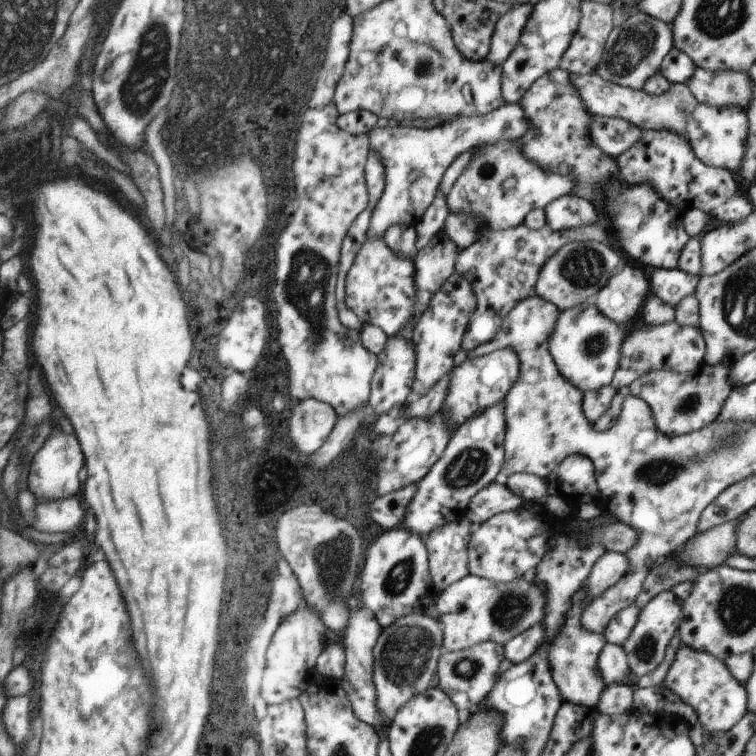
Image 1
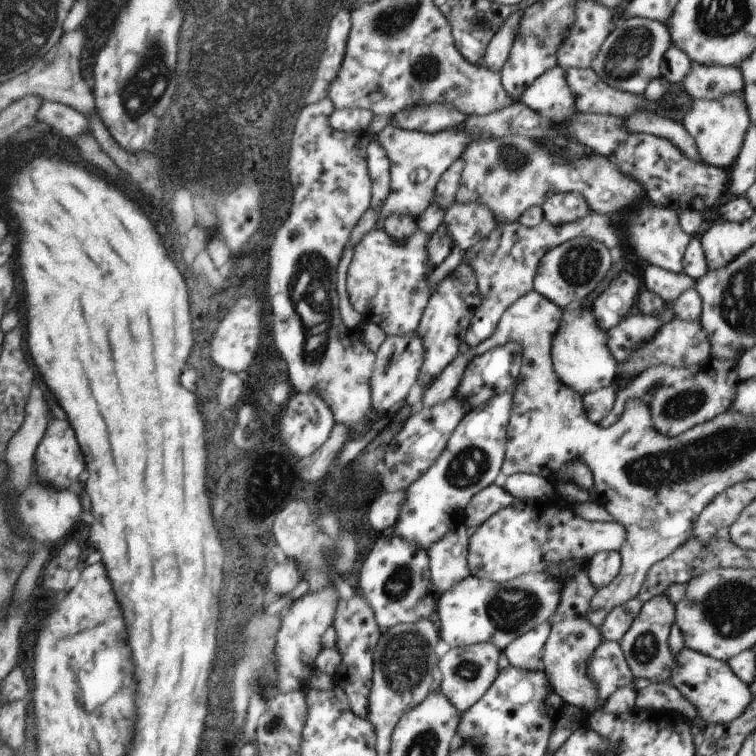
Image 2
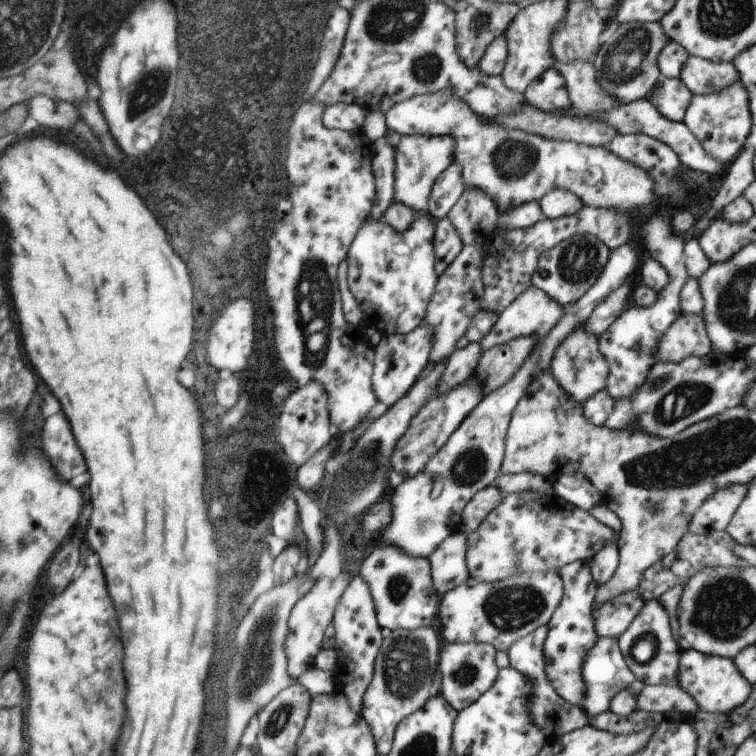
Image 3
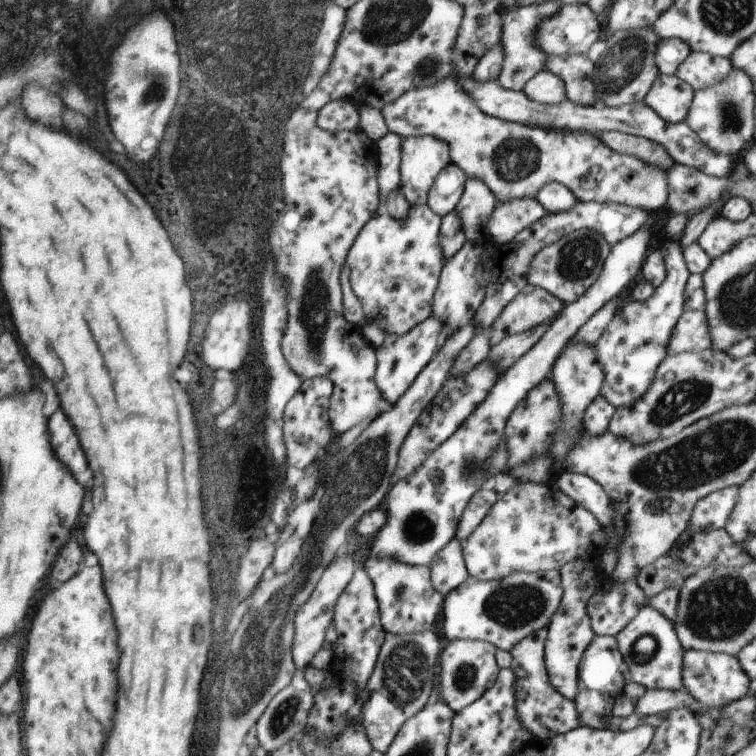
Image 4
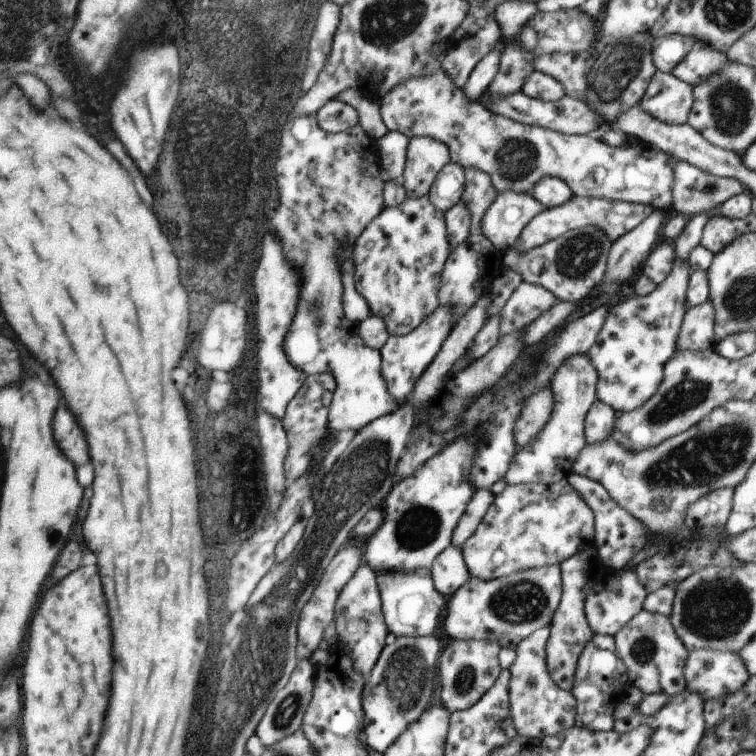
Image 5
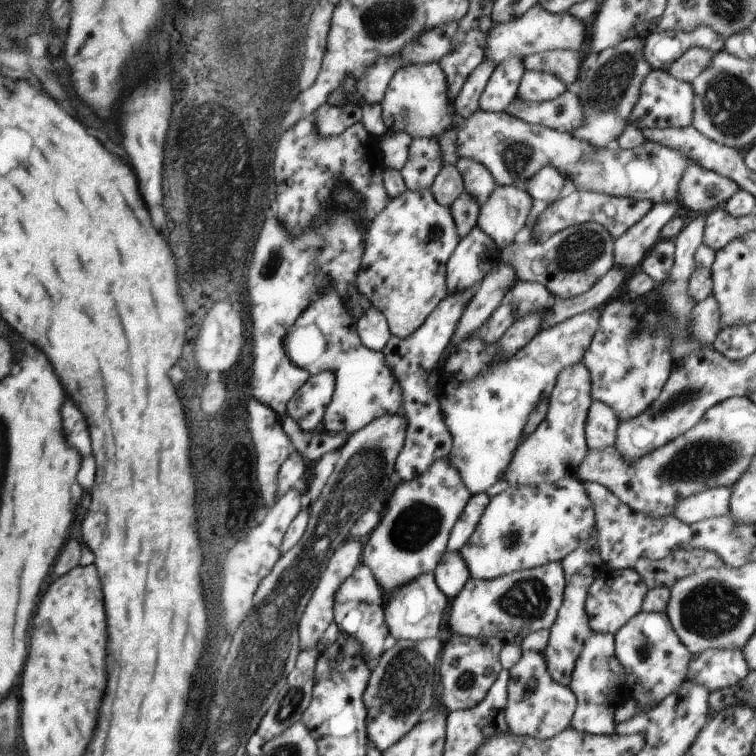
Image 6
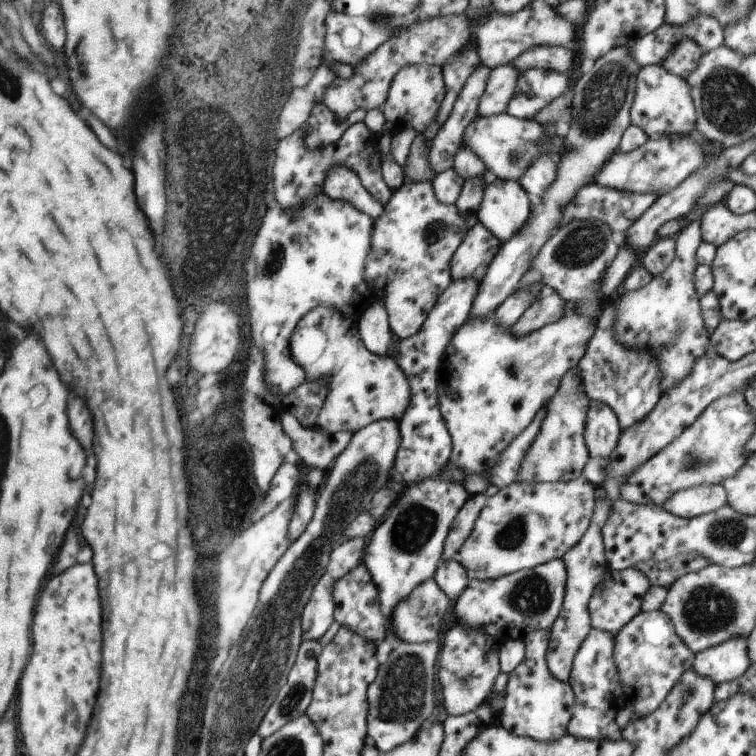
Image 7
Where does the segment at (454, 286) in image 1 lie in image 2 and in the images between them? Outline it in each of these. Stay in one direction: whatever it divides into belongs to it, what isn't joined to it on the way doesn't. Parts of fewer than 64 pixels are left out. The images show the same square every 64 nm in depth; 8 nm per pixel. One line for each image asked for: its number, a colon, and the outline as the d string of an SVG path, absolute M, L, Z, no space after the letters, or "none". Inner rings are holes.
2: M467 250L463 252L461 264L455 266L455 270L451 274L445 276L445 280L441 280L437 284L437 288L433 290L429 304L421 316L421 324L417 328L417 336L423 338L425 342L425 362L419 374L417 384L425 386L427 382L435 380L447 366L449 362L459 354L457 346L461 340L465 340L465 332L471 326L473 316L477 314L477 308L481 306L481 294L479 294L479 284L477 284L477 276L473 270L473 264L467 256Z

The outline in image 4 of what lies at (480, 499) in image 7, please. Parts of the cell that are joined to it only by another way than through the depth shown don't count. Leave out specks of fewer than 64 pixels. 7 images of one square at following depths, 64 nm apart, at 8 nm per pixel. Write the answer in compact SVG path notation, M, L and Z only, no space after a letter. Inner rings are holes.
M483 486L483 488L471 498L469 506L465 508L453 540L465 542L465 540L479 528L481 520L485 520L485 514L487 514L489 508L497 502L497 496L499 496L499 494L493 492L491 486Z

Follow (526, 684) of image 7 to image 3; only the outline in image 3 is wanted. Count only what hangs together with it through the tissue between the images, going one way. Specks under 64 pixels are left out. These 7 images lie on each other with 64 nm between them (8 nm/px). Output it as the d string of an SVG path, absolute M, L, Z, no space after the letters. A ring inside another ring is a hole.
M541 626L541 628L533 630L531 634L527 634L525 638L517 640L507 650L507 656L509 656L509 666L515 668L521 676L525 676L529 680L531 694L525 700L525 708L527 708L527 716L531 720L531 726L543 730L545 738L559 738L563 734L569 734L573 730L583 728L587 724L587 716L585 716L585 712L579 706L573 706L567 700L563 700L553 690L553 686L549 684L547 674L545 674L545 656L543 656L543 642L545 642L545 638L547 638L547 626Z

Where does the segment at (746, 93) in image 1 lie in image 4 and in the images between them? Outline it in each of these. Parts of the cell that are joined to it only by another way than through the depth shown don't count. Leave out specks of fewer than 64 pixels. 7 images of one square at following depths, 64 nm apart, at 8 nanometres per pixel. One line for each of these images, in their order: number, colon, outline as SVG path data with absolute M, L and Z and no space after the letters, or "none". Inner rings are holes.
2: M691 62L687 78L681 82L691 100L719 100L723 96L743 96L743 76L735 66L703 66Z
3: M689 56L679 72L679 80L695 94L705 96L727 88L739 78L733 62L713 62L705 58Z
4: M691 52L677 66L675 76L687 82L693 90L703 90L721 82L729 74L729 70L733 70L733 64L729 58L715 58L711 54Z

